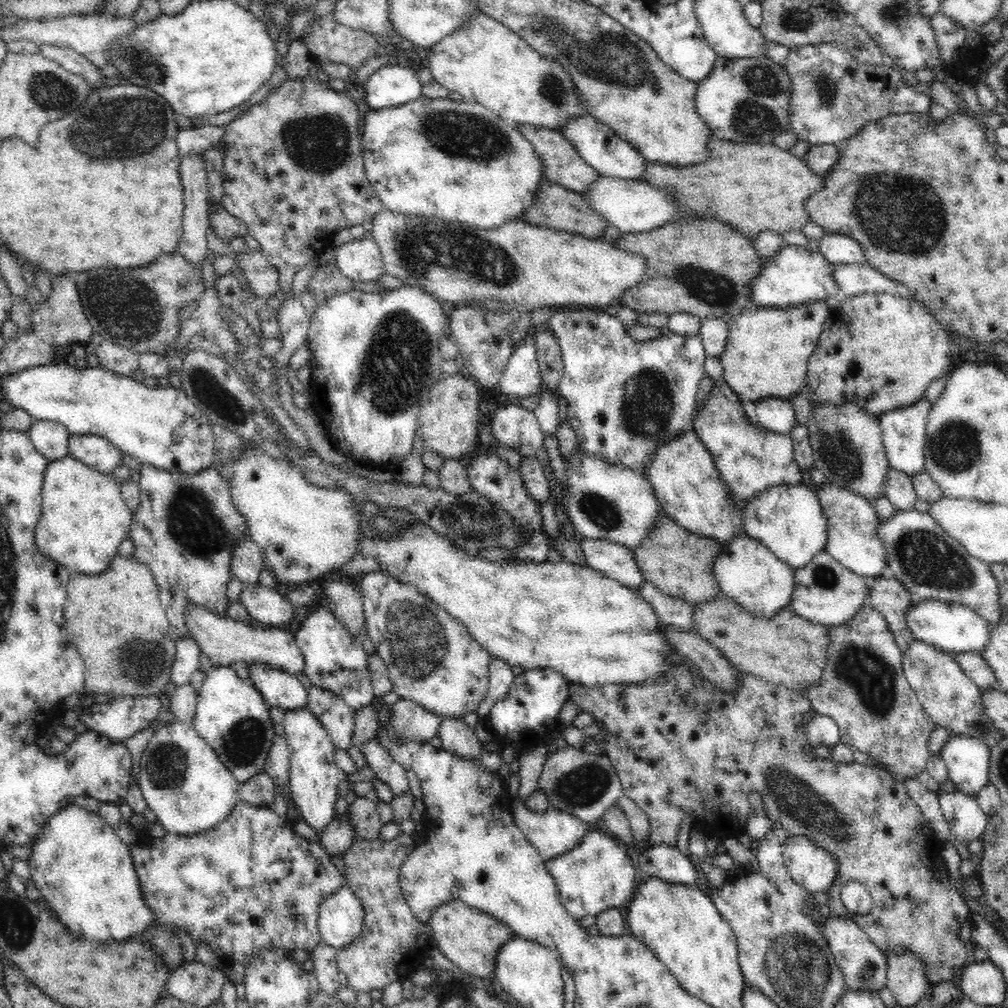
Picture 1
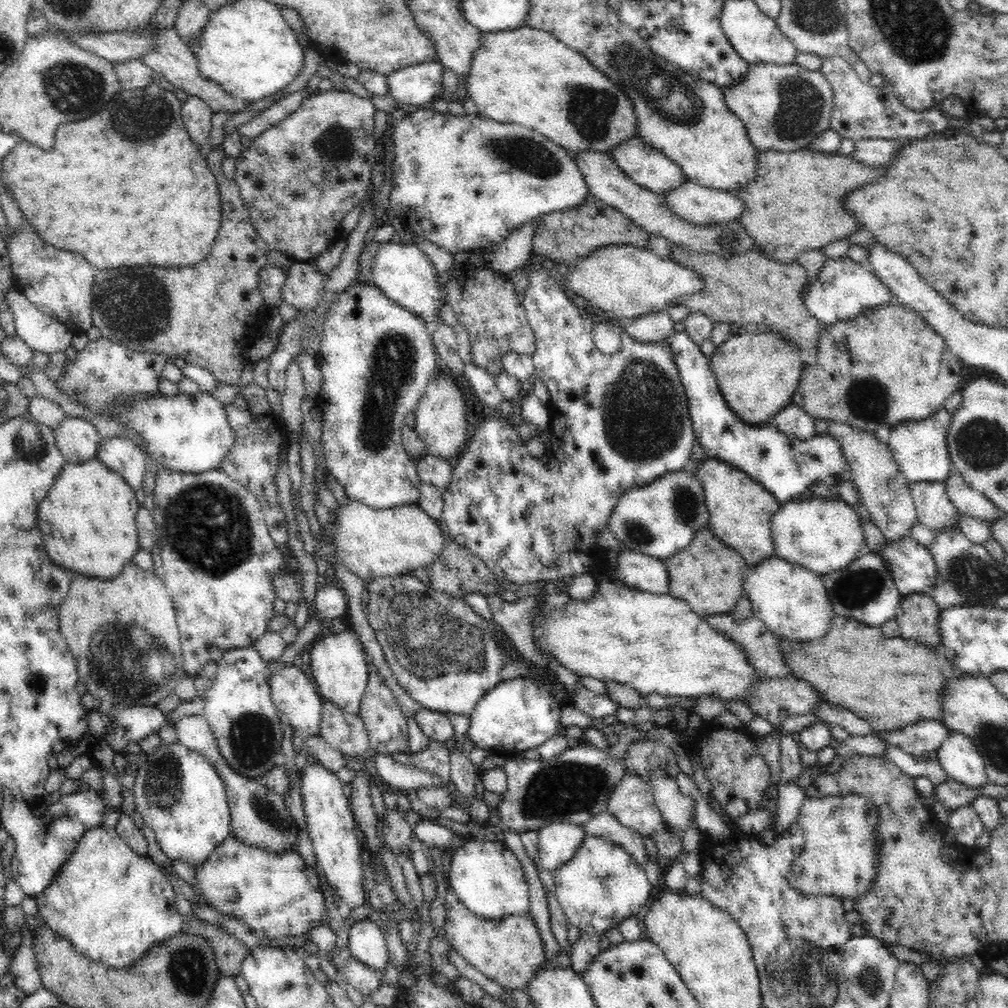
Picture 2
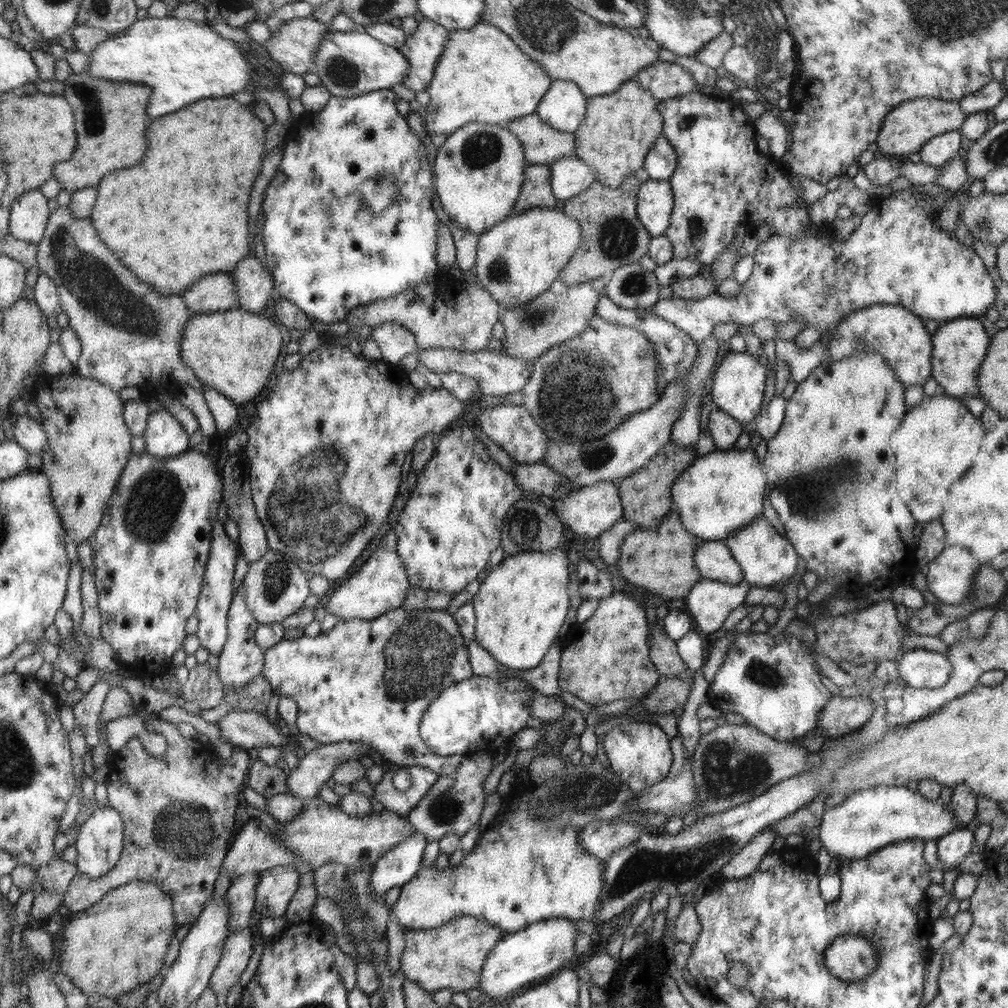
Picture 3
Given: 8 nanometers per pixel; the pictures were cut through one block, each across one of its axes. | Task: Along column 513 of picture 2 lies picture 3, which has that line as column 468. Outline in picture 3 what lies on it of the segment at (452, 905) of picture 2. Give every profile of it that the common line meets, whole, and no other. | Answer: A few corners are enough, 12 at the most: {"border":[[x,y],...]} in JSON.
{"border":[[470,915],[402,927],[400,972],[432,994],[478,989],[506,936]]}

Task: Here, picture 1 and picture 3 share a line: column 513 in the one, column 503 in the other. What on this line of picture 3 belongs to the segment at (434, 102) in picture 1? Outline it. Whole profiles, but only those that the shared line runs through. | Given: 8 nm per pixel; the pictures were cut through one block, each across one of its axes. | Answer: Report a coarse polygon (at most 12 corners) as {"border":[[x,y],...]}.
{"border":[[504,125],[446,136],[440,209],[484,234],[515,214],[525,147]]}

